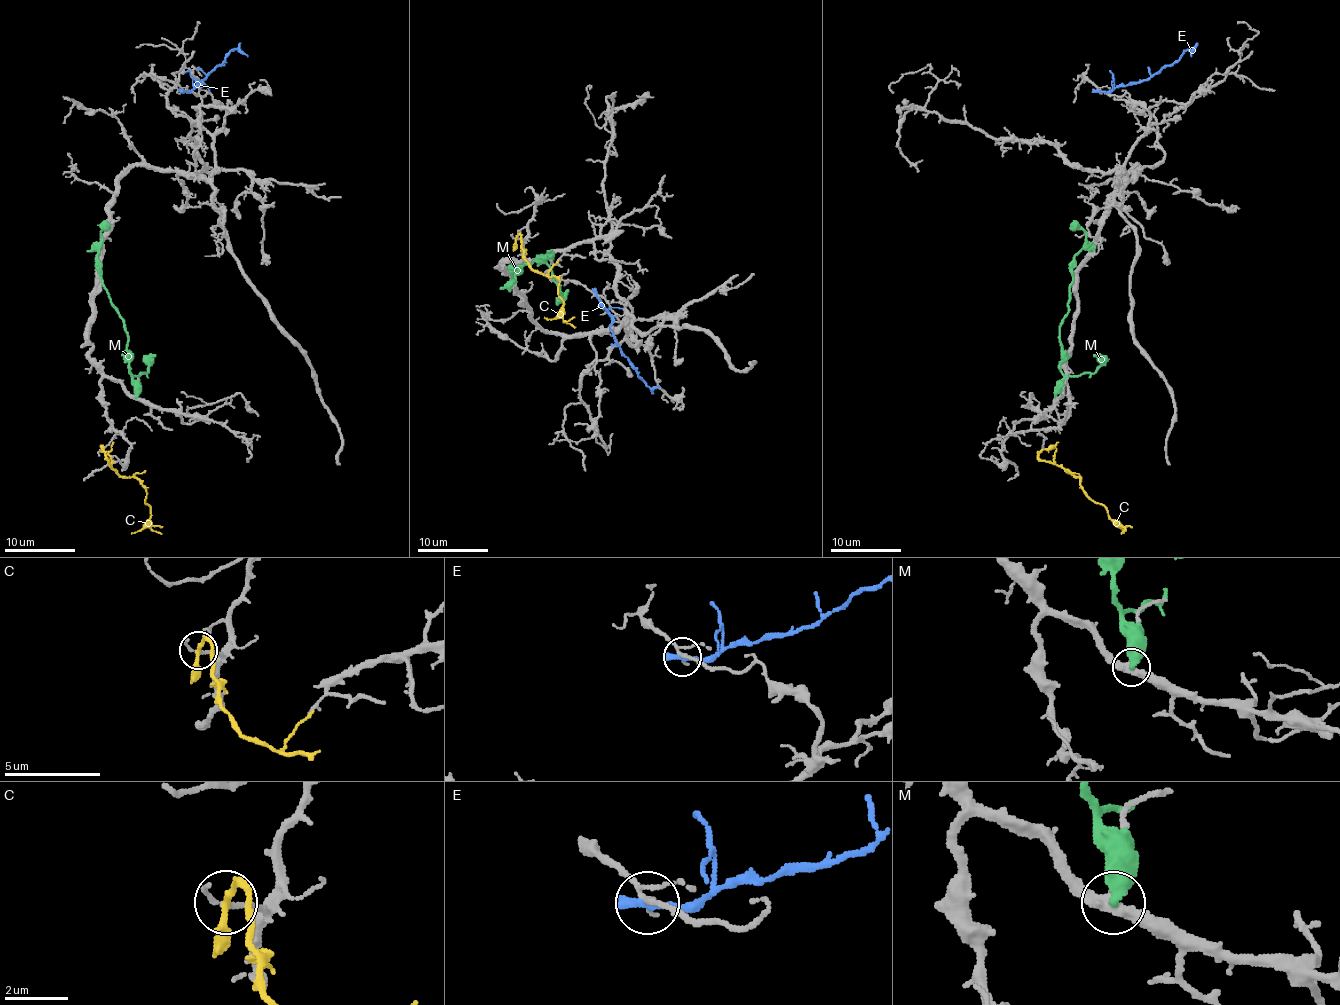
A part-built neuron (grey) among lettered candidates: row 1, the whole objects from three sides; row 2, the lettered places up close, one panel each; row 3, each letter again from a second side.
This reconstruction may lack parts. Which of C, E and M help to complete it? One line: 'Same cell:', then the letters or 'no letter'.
Same cell: no letter

